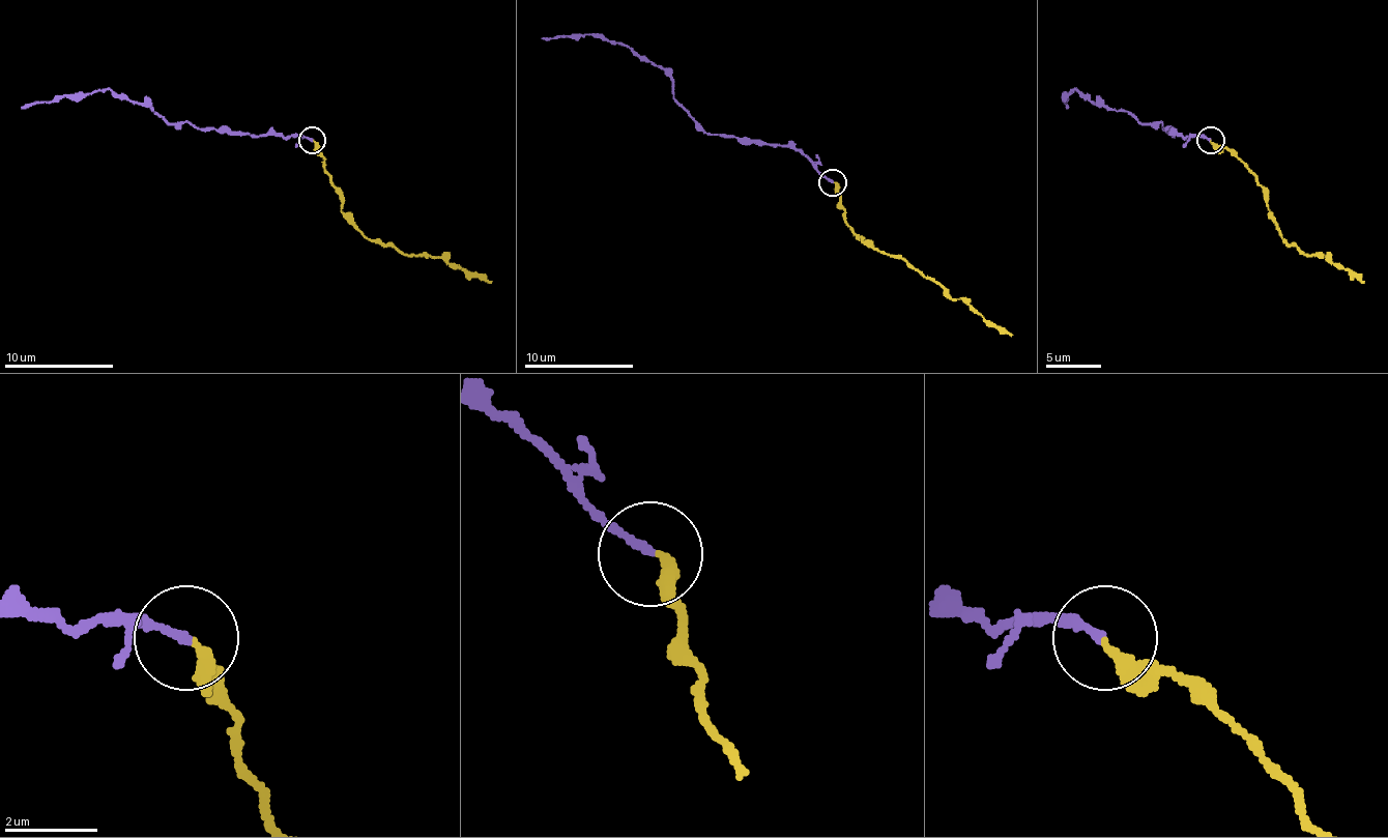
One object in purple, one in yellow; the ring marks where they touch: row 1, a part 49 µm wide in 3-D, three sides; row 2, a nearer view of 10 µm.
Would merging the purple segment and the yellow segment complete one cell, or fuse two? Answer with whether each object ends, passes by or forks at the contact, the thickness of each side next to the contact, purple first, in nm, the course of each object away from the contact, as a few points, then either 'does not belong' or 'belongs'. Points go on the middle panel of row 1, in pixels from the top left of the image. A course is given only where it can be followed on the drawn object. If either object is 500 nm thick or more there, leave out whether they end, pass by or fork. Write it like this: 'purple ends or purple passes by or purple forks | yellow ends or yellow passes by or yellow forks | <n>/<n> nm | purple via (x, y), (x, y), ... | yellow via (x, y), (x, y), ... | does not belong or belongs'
purple ends | yellow ends | 160/240 nm | purple via (833, 181), (789, 146), (740, 143), (710, 135), (674, 96), (674, 80), (628, 47), (589, 33), (543, 38) | yellow via (833, 181), (849, 228), (863, 241), (902, 256), (954, 299), (964, 299), (987, 321), (1011, 336) | belongs

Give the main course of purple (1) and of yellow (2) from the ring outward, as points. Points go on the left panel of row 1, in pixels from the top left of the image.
1: (313, 140), (170, 124), (153, 110), (128, 99), (120, 99), (107, 88), (22, 108)
2: (313, 140), (340, 195), (343, 214), (365, 236), (409, 256), (444, 258), (491, 283)

